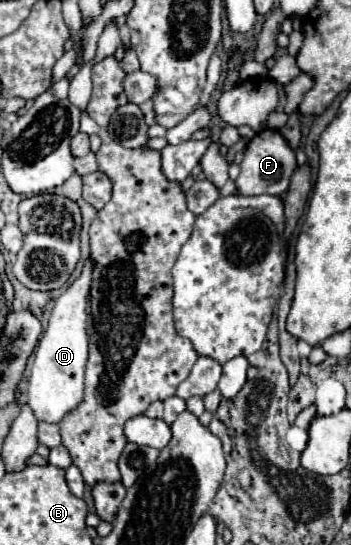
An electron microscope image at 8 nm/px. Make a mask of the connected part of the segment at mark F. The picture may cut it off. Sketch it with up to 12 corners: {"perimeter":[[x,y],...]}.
{"perimeter":[[279,130],[247,144],[235,180],[243,196],[283,194],[295,152]]}

